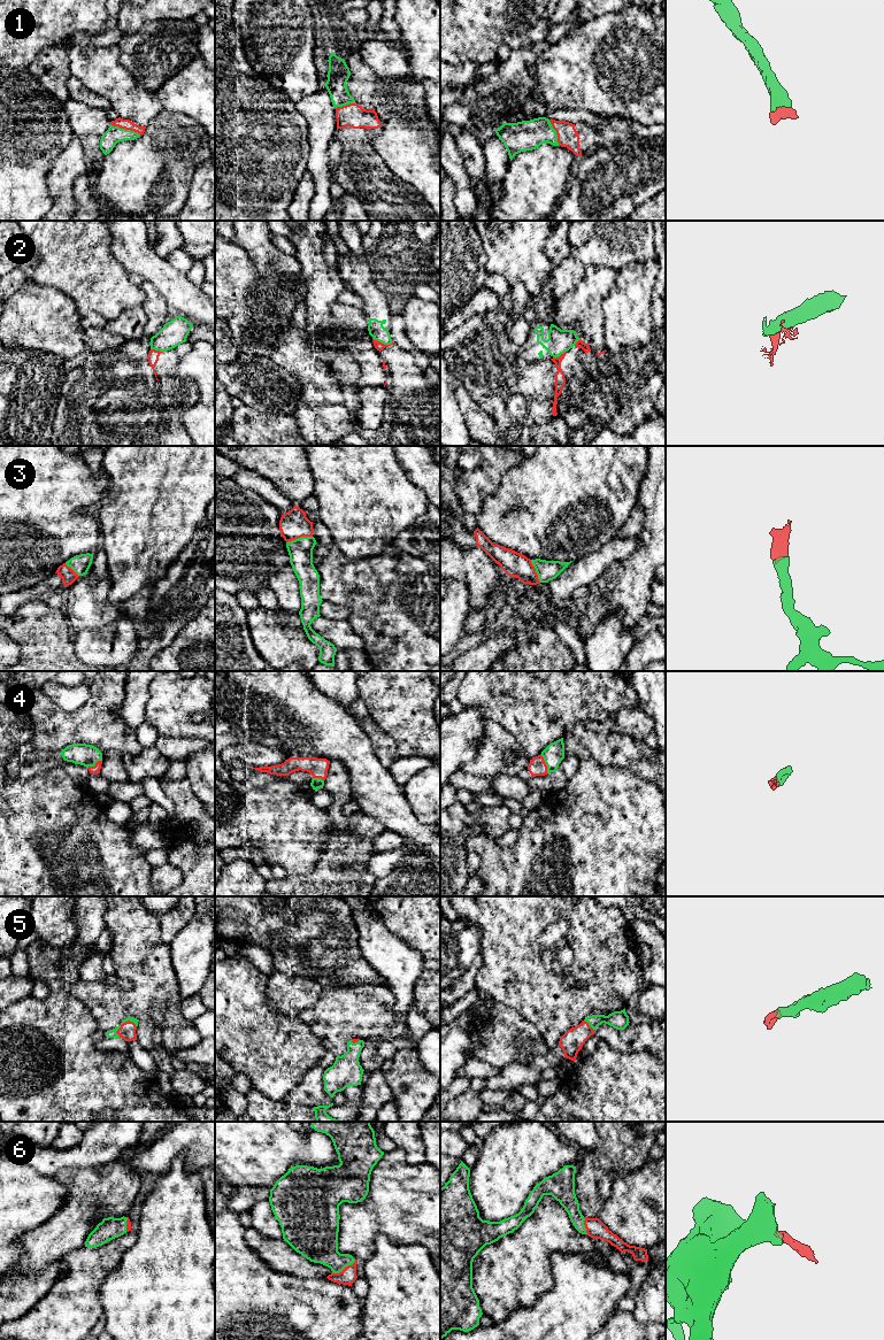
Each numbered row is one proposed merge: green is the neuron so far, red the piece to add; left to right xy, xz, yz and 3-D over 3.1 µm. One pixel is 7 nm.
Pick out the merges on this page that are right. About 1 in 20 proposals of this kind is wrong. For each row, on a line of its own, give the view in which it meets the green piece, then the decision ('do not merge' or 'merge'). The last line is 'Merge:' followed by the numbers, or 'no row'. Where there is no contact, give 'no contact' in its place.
1: contact in xy; merge
2: contact in xz; do not merge
3: contact in xz; merge
4: contact in yz; merge
5: contact in xy; merge
6: contact in xz; merge
Merge: 1, 3, 4, 5, 6

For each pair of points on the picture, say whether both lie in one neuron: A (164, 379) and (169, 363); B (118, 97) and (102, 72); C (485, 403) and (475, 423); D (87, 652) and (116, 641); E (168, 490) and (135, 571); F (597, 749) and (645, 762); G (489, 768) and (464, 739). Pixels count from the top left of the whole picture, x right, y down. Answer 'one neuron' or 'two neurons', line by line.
A: one neuron
B: one neuron
C: two neurons
D: one neuron
E: one neuron
F: one neuron
G: two neurons

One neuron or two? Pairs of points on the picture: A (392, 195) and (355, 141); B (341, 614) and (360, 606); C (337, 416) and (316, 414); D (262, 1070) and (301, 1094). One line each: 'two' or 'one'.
A: one
B: two
C: one
D: two

